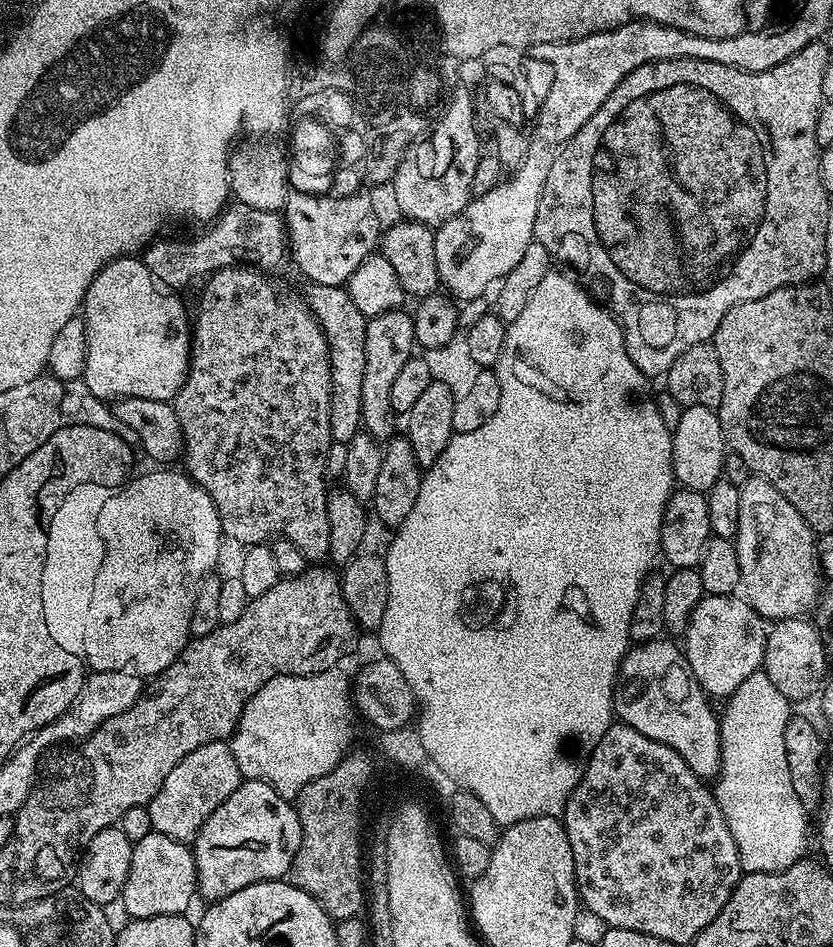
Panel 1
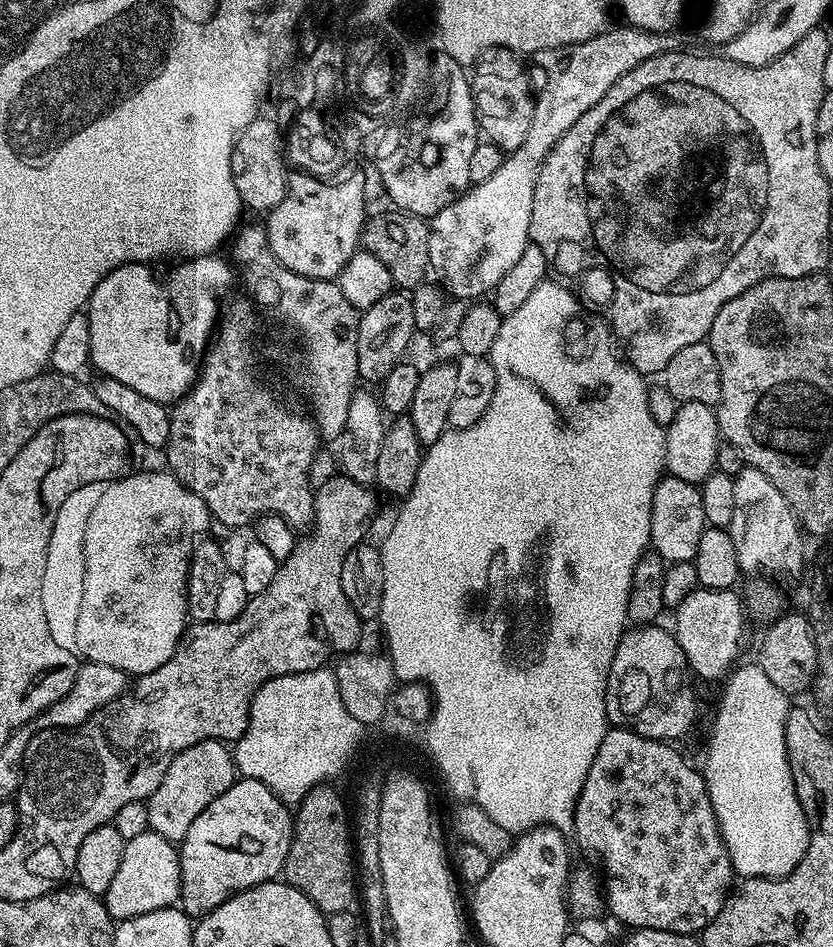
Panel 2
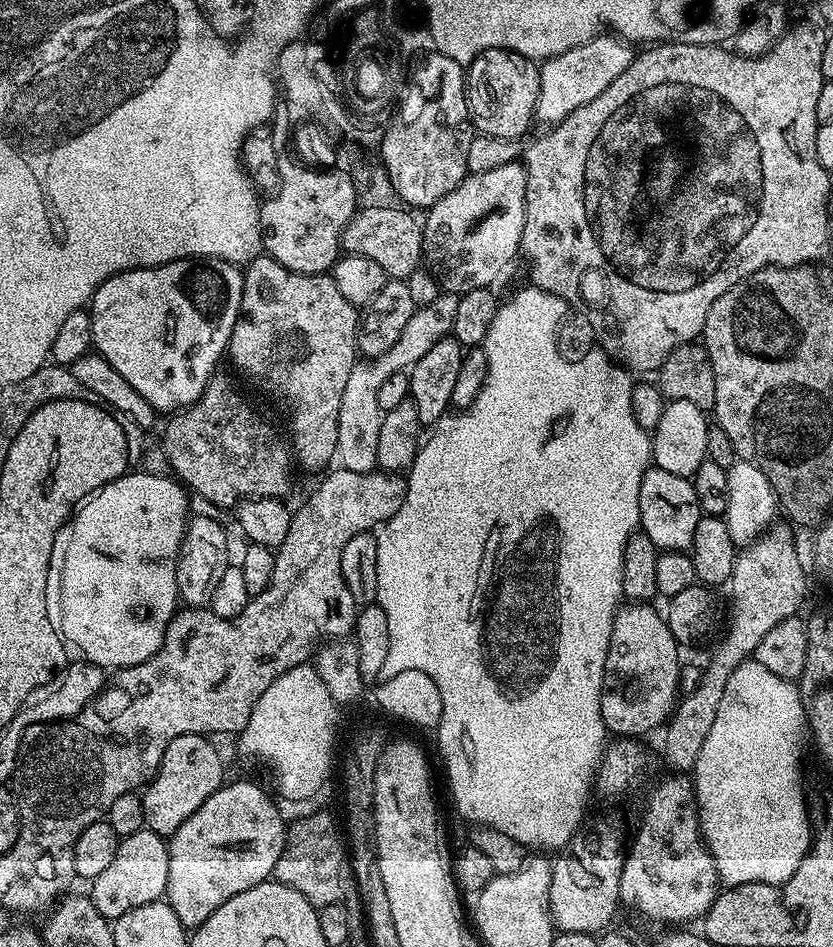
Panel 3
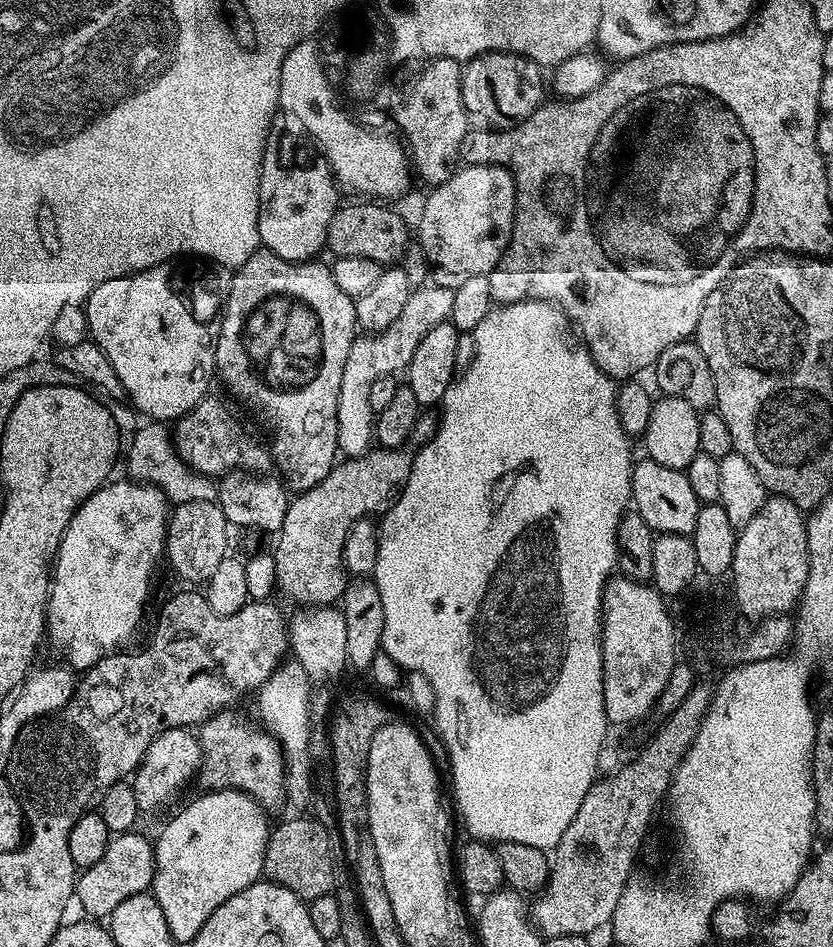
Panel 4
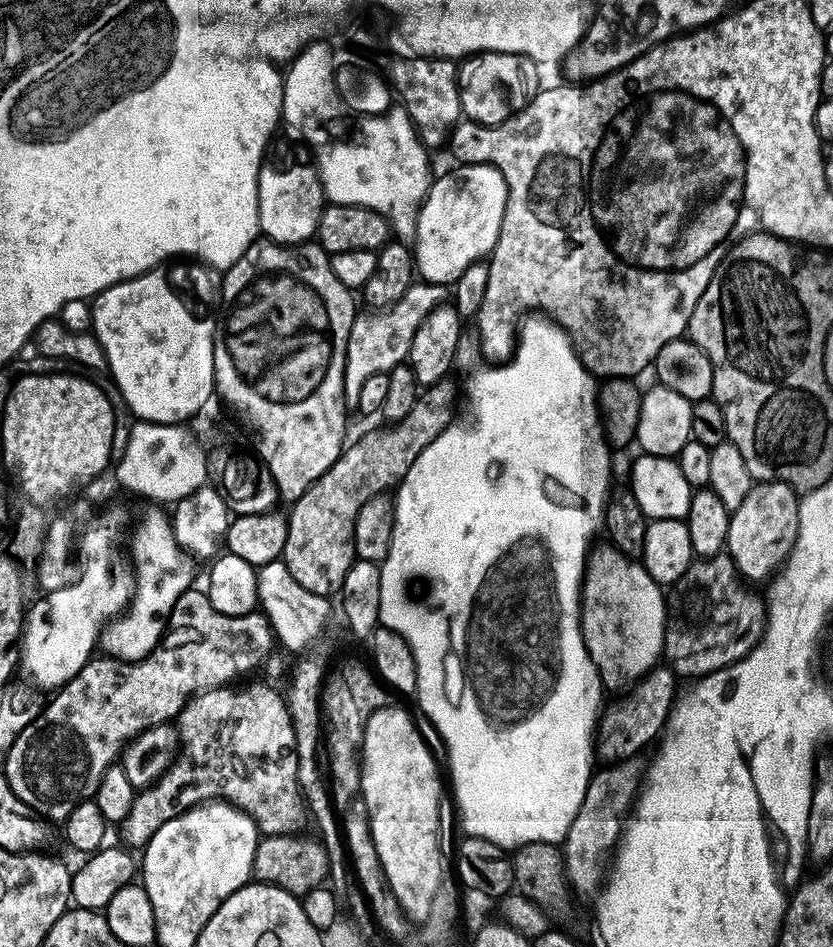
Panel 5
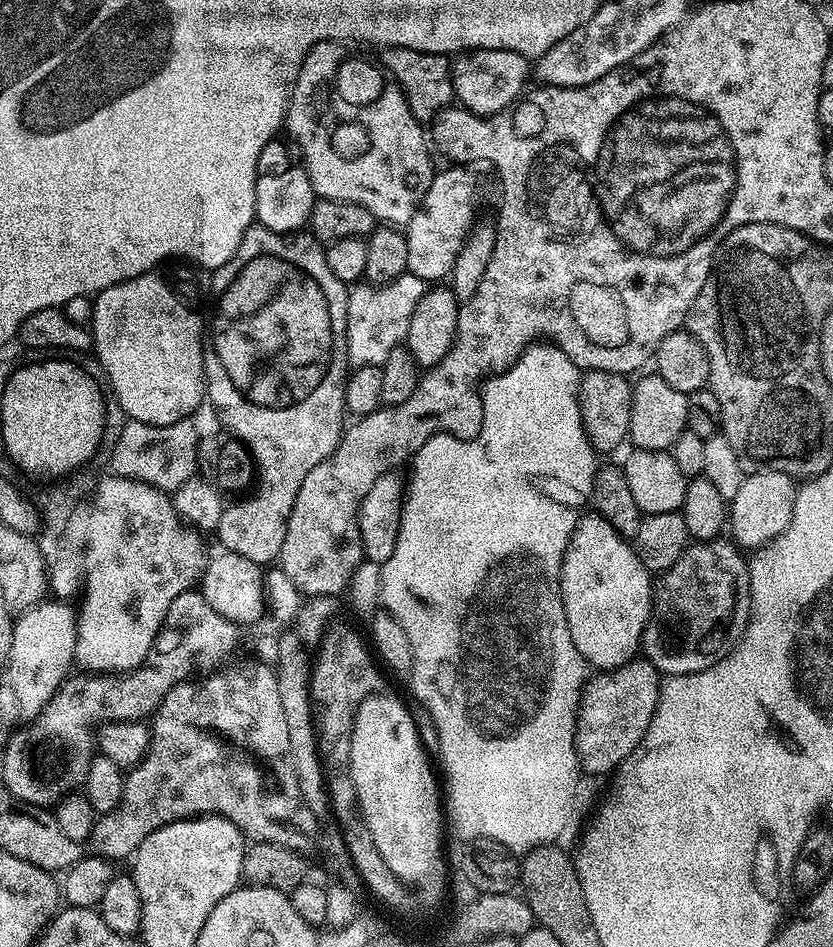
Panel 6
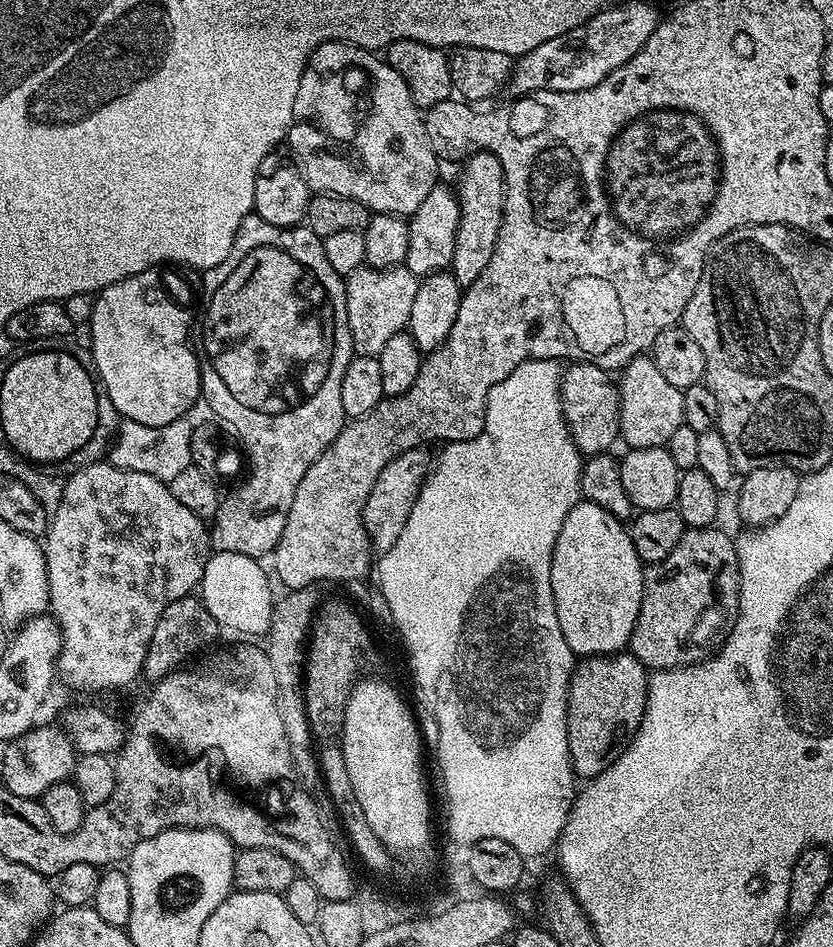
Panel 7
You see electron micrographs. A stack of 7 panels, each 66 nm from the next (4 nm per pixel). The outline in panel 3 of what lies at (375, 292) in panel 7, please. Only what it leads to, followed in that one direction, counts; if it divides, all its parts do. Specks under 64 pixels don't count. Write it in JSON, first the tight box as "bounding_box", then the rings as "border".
{"bounding_box":[335,294,460,472],"border":[[[439,294],[429,305],[417,307],[416,313],[406,322],[398,342],[386,350],[386,354],[361,359],[350,370],[346,390],[342,390],[342,402],[338,406],[338,446],[335,459],[339,467],[355,472],[371,472],[377,467],[378,430],[382,430],[382,418],[385,412],[378,406],[378,386],[390,378],[390,374],[411,369],[413,364],[446,335],[454,326],[454,317],[458,315],[460,296],[456,294]]]}

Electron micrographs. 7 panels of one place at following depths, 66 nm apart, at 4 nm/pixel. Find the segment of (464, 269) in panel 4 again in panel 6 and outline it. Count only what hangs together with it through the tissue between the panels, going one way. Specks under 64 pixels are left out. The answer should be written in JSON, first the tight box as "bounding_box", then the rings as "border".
{"bounding_box":[406,166,480,282],"border":[[[464,166],[446,168],[445,172],[437,171],[433,175],[430,190],[426,190],[414,218],[406,226],[408,271],[426,282],[451,277],[454,262],[478,220],[476,207],[480,204],[480,192],[475,178],[468,173],[471,171]]]}

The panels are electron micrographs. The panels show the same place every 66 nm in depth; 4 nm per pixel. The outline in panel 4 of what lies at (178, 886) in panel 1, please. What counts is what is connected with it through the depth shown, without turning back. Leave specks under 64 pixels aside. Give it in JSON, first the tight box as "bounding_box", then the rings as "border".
{"bounding_box":[74,830,156,918],"border":[[[133,830],[113,835],[102,858],[79,873],[74,896],[77,901],[80,899],[85,917],[107,918],[119,904],[126,902],[126,898],[134,898],[134,894],[151,889],[156,873],[156,850],[151,839],[147,840],[138,833]]]}

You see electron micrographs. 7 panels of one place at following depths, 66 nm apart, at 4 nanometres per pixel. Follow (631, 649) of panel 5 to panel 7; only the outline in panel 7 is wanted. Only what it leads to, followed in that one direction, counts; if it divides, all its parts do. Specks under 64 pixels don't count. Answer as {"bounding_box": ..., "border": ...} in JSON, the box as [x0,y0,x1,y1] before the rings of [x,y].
{"bounding_box":[550,499,645,657],"border":[[[581,499],[566,514],[562,530],[554,542],[554,554],[550,562],[550,590],[554,590],[554,606],[558,610],[558,626],[562,626],[562,638],[570,646],[573,657],[615,656],[631,645],[632,631],[638,622],[638,610],[642,610],[645,565],[638,550],[634,550],[631,531],[625,521],[614,518],[602,506]]]}

